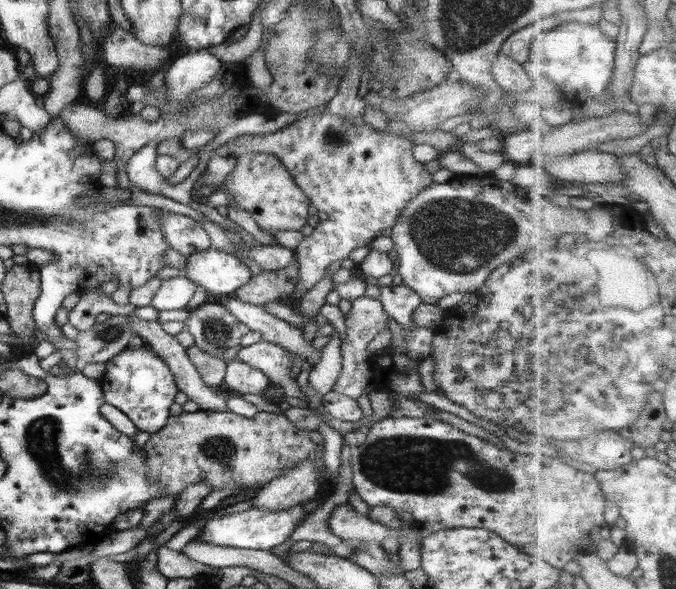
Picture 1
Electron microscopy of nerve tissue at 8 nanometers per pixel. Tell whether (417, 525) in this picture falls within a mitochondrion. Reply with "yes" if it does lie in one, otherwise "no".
no

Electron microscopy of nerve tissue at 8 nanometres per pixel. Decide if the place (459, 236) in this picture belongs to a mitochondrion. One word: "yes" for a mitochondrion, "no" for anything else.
yes

